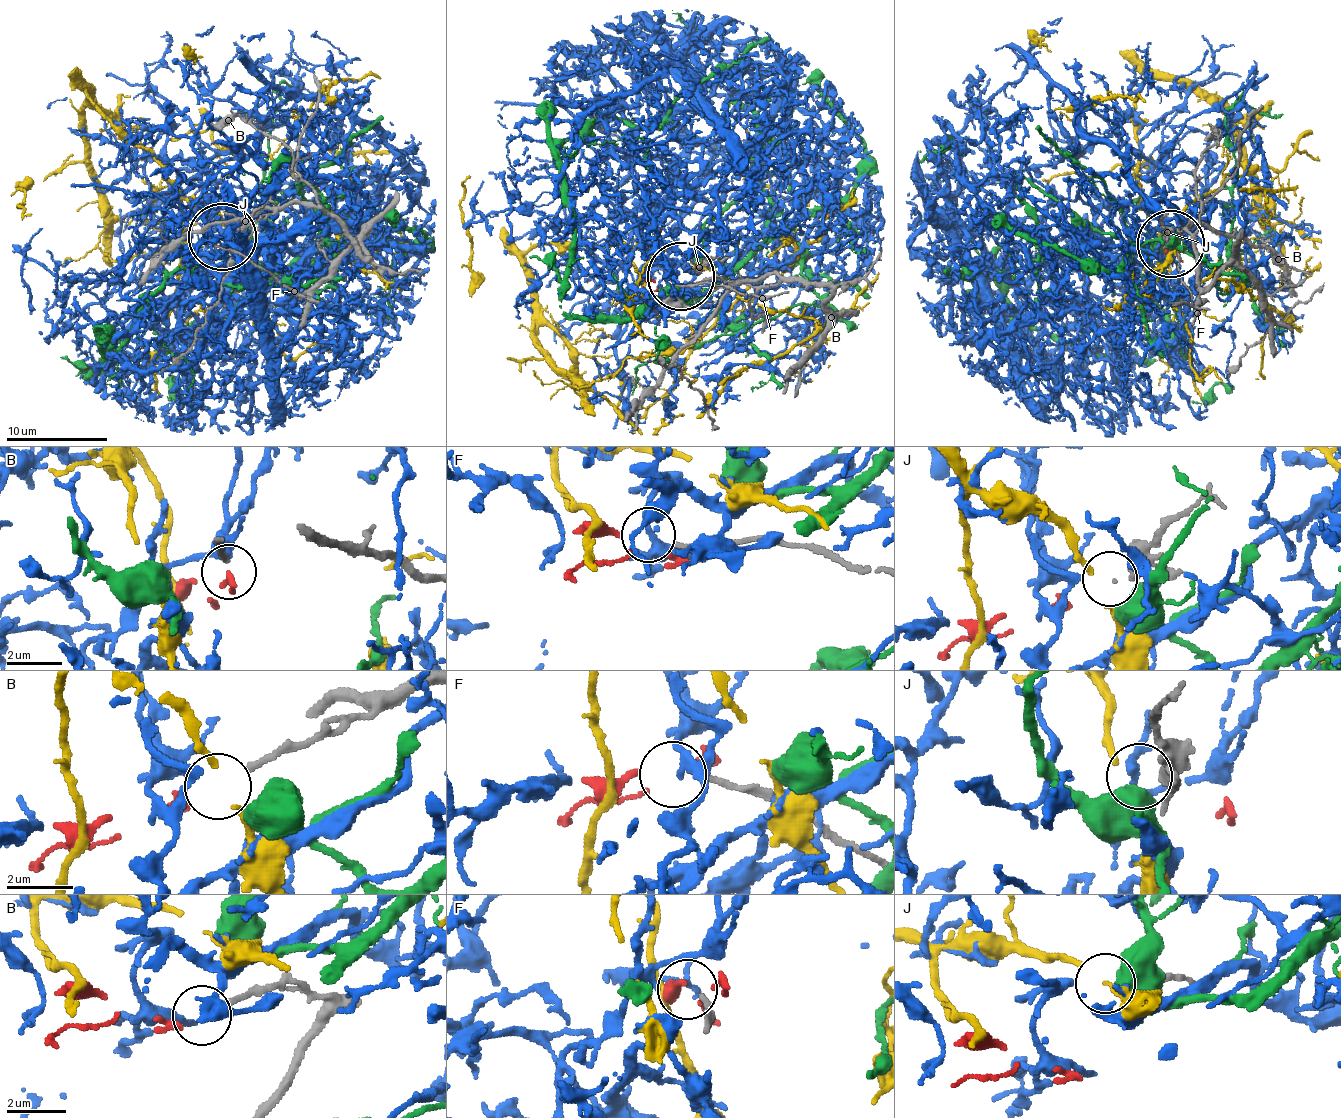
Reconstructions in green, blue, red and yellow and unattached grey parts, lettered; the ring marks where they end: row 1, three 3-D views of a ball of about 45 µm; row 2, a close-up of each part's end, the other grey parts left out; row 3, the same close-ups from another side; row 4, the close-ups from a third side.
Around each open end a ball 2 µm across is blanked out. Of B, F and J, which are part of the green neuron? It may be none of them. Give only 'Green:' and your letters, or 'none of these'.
Green: none of these

